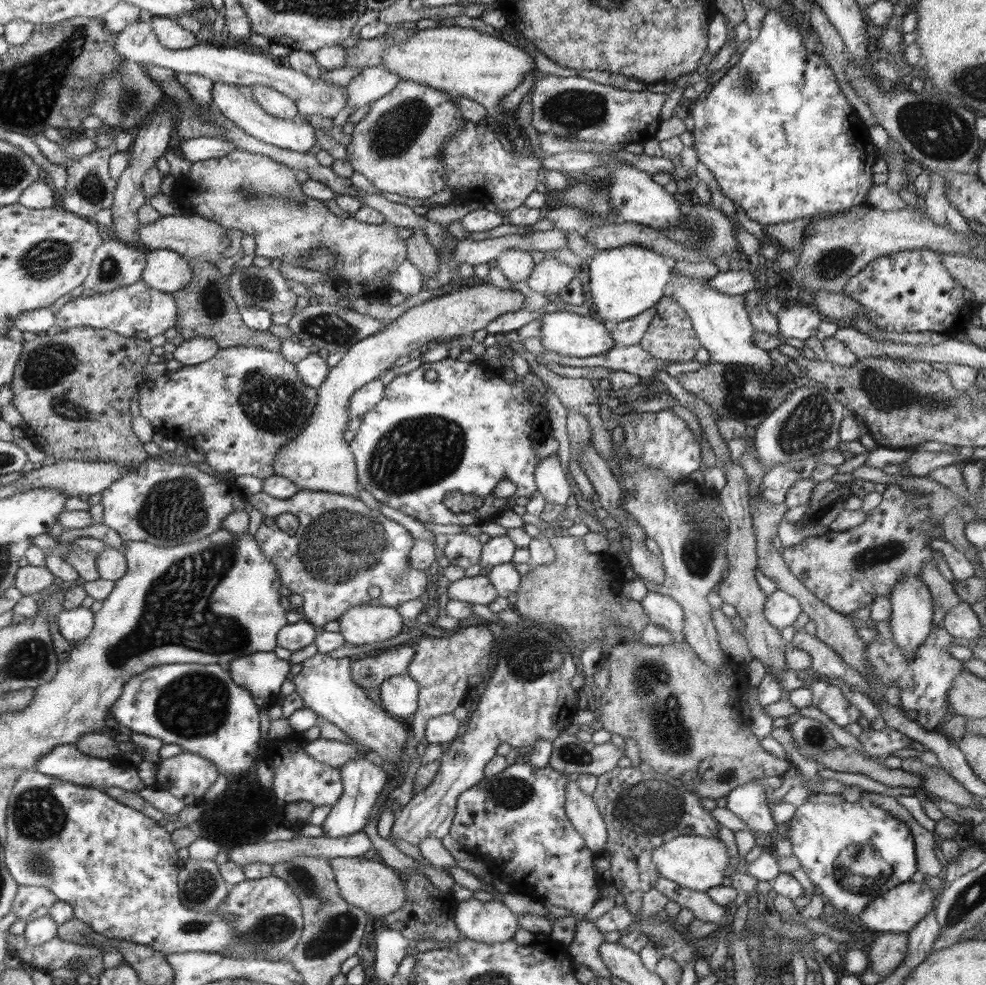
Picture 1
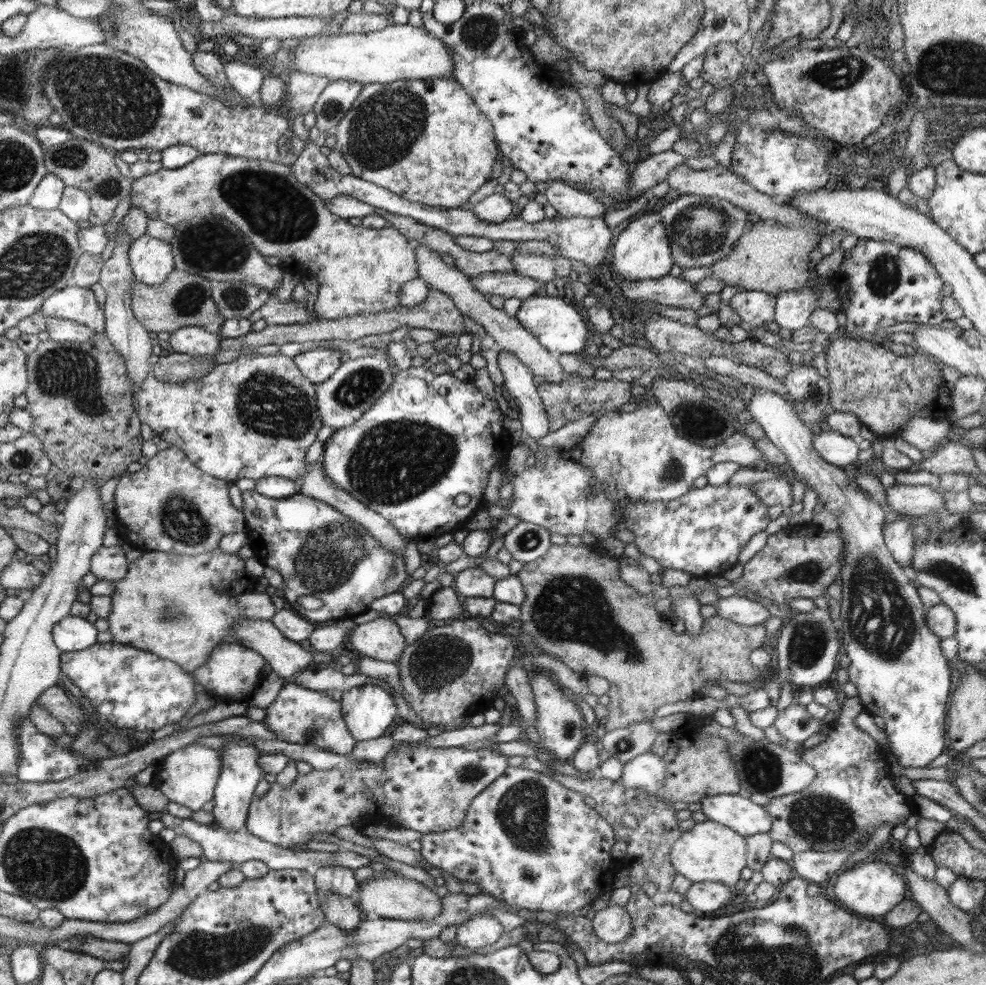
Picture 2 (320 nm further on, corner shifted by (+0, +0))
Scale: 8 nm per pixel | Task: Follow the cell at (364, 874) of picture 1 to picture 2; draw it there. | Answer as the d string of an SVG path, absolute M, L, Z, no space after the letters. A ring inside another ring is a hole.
M397 874L394 877L370 880L361 885L352 896L362 904L365 917L380 917L394 920L432 920L443 912L442 892L435 892L423 883Z

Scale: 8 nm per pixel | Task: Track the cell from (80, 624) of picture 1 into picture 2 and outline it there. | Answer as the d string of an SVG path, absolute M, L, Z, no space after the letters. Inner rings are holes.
M68 616L54 628L54 640L64 652L82 651L96 645L98 630L83 617Z

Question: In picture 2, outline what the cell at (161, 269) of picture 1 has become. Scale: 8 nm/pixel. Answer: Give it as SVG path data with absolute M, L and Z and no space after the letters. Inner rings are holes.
M147 235L134 240L128 251L128 260L135 280L147 285L162 284L176 269L171 245Z

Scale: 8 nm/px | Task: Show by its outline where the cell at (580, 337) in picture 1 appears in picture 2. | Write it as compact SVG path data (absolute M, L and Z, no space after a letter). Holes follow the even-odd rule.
M543 292L523 300L515 317L552 354L557 356L561 354L577 354L577 352L584 350L586 346L588 326L584 324L582 314L576 308L572 308L570 303L566 304L564 299L560 298L557 293Z

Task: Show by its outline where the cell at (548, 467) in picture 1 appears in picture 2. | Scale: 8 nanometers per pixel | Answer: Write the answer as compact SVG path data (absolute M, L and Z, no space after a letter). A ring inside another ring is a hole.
M499 350L498 368L503 372L504 383L510 395L510 401L520 418L523 434L538 440L548 434L550 418L534 384L531 368L518 358L518 355Z

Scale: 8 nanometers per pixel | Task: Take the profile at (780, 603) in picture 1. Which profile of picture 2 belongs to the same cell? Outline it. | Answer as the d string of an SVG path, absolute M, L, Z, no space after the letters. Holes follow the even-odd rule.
M730 596L715 603L716 616L743 626L760 626L772 617L769 607L749 598Z

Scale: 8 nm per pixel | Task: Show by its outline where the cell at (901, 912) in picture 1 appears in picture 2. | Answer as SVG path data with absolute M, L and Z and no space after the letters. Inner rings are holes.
M880 861L857 864L854 868L849 867L838 874L836 884L834 884L834 896L848 911L861 917L874 919L884 916L902 899L908 897L908 890L901 873Z

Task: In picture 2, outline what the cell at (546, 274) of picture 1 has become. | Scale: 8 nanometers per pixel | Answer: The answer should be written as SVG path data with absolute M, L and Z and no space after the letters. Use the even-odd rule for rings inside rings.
M512 271L482 273L472 275L469 279L480 294L485 296L496 294L505 299L518 298L521 301L543 293L549 287L548 284L542 284L539 280L520 276Z

